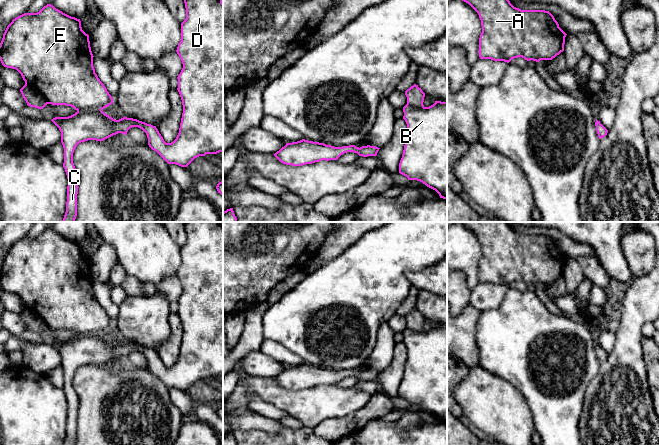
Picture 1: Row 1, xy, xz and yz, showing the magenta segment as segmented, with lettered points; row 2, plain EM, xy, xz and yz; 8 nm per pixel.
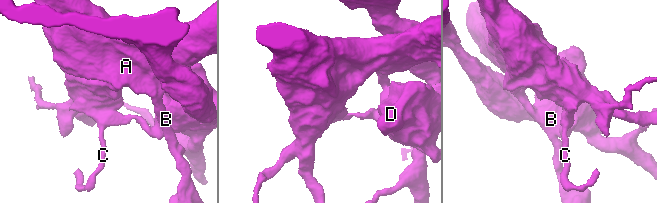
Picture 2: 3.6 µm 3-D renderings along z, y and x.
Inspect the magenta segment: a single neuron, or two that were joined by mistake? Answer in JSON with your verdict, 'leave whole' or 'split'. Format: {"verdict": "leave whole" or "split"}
{"verdict": "split"}

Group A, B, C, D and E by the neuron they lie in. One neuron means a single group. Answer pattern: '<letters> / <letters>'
A C E / B D

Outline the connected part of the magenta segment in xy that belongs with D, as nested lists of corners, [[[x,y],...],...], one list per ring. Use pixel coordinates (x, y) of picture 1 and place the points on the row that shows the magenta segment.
[[[184,0],[186,19],[181,23],[181,41],[177,47],[183,68],[178,75],[178,92],[183,113],[176,139],[166,143],[156,126],[123,117],[116,125],[126,135],[132,127],[142,129],[149,147],[168,164],[187,167],[195,158],[223,152],[223,2],[222,0]]]

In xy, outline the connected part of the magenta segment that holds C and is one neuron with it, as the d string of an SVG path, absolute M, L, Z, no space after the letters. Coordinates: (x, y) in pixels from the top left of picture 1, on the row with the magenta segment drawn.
M47 4L37 13L24 13L13 19L7 26L0 43L2 65L16 69L25 81L20 92L28 106L43 109L47 104L66 105L77 111L71 116L55 117L51 120L61 132L61 143L64 148L63 167L68 179L66 212L62 222L75 222L77 216L79 174L73 163L73 153L76 146L88 140L101 142L122 133L122 129L116 125L116 120L110 120L110 116L102 111L113 103L113 98L95 73L93 57L89 35L82 30L80 19L63 13L51 4Z

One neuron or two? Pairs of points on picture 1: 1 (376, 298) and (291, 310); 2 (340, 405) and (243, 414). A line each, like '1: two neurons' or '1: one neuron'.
1: one neuron
2: two neurons

